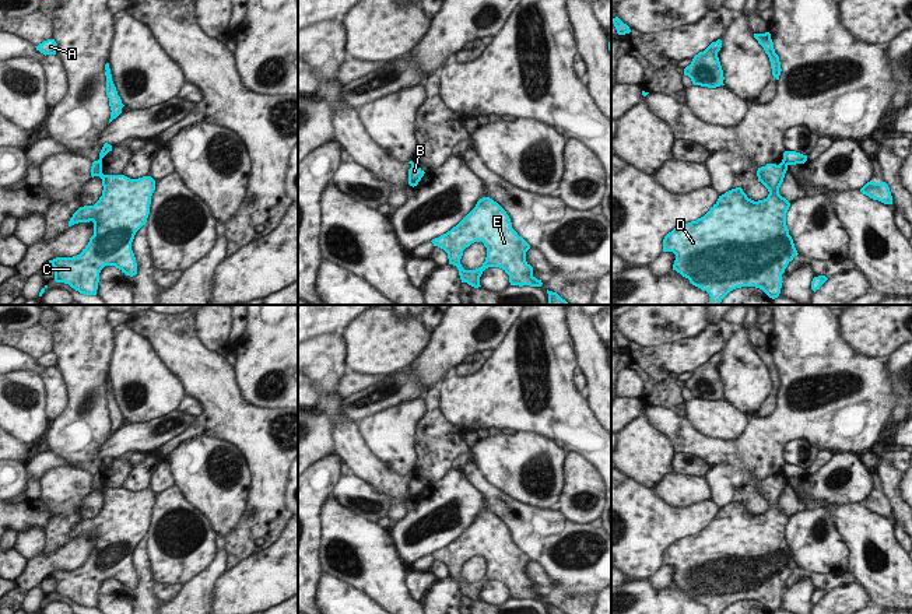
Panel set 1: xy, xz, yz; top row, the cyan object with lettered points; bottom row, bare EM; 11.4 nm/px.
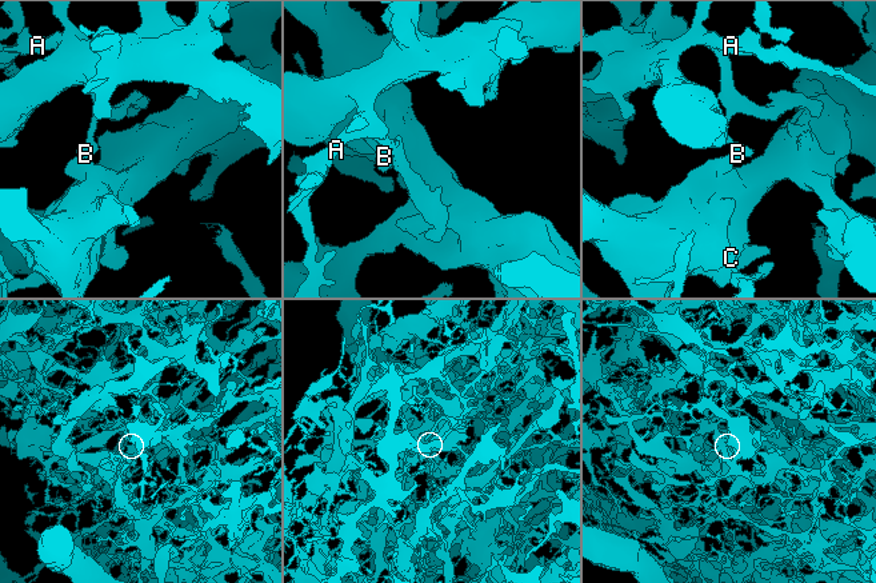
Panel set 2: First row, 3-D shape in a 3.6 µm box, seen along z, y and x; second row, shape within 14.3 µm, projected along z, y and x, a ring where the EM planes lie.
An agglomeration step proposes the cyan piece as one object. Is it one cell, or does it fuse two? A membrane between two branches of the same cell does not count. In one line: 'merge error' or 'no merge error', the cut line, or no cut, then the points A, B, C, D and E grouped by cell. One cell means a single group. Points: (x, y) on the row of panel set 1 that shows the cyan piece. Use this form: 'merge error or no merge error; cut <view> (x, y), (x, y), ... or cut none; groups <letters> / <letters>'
merge error; cut yz (784, 158), (788, 164); groups A B / C D E

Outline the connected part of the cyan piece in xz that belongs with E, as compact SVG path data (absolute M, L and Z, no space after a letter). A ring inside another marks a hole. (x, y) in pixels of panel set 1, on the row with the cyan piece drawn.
M490 197L480 199L456 227L431 242L448 253L449 264L457 267L462 283L474 288L481 287L480 277L488 267L502 269L511 285L543 285L526 262L530 245L512 228L506 211ZM474 242L487 248L485 262L476 270L464 270L460 264L463 250Z

